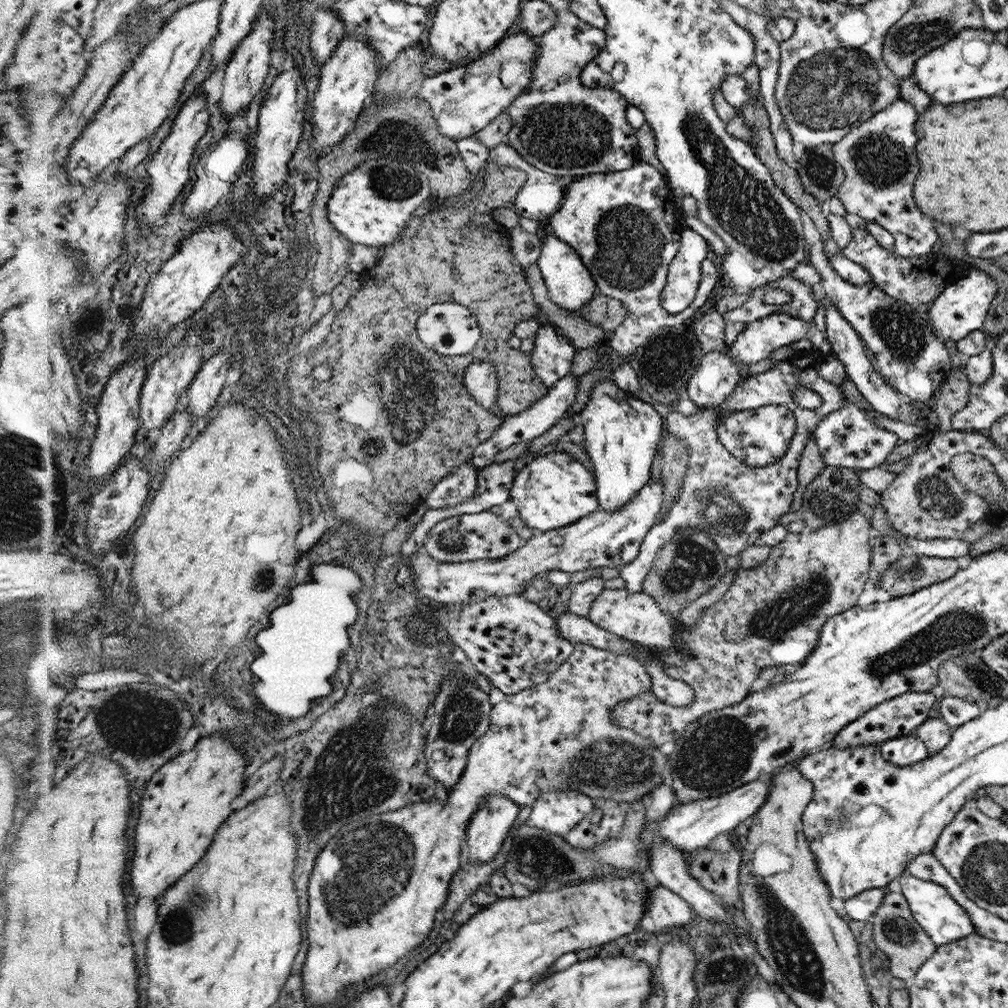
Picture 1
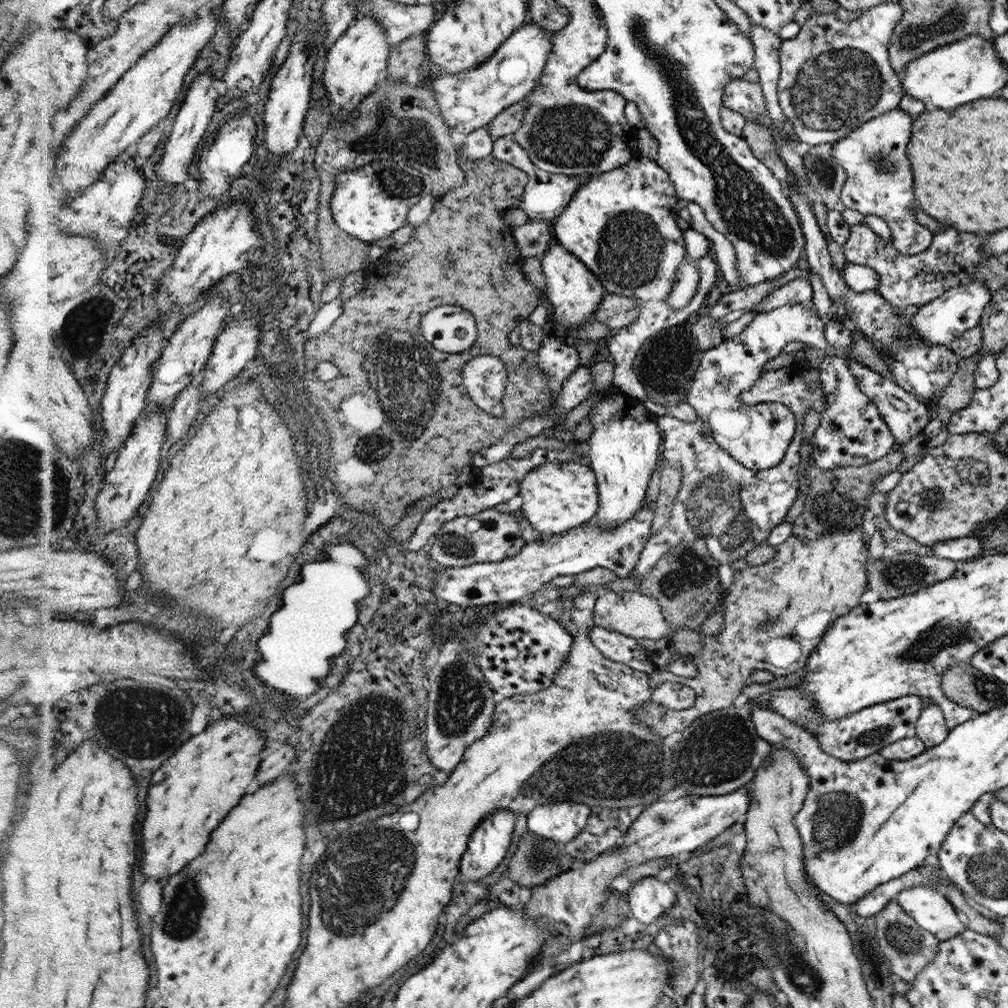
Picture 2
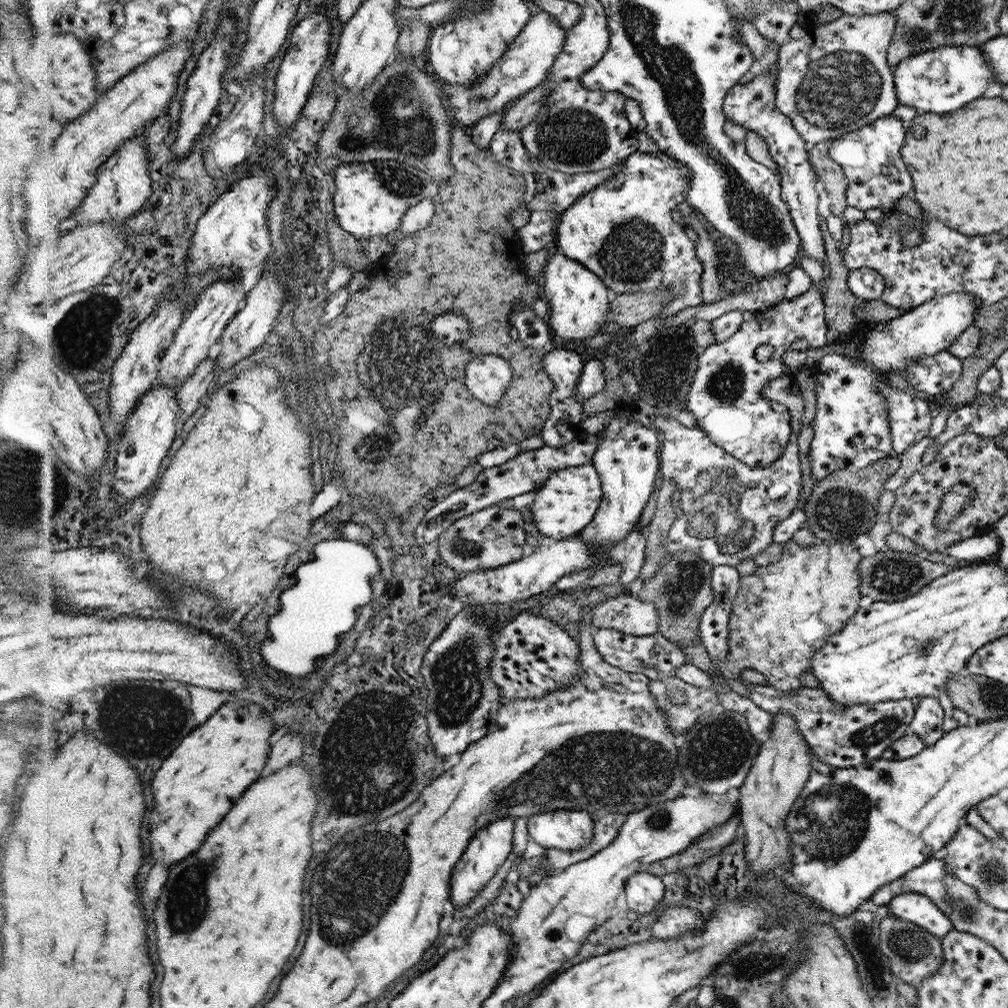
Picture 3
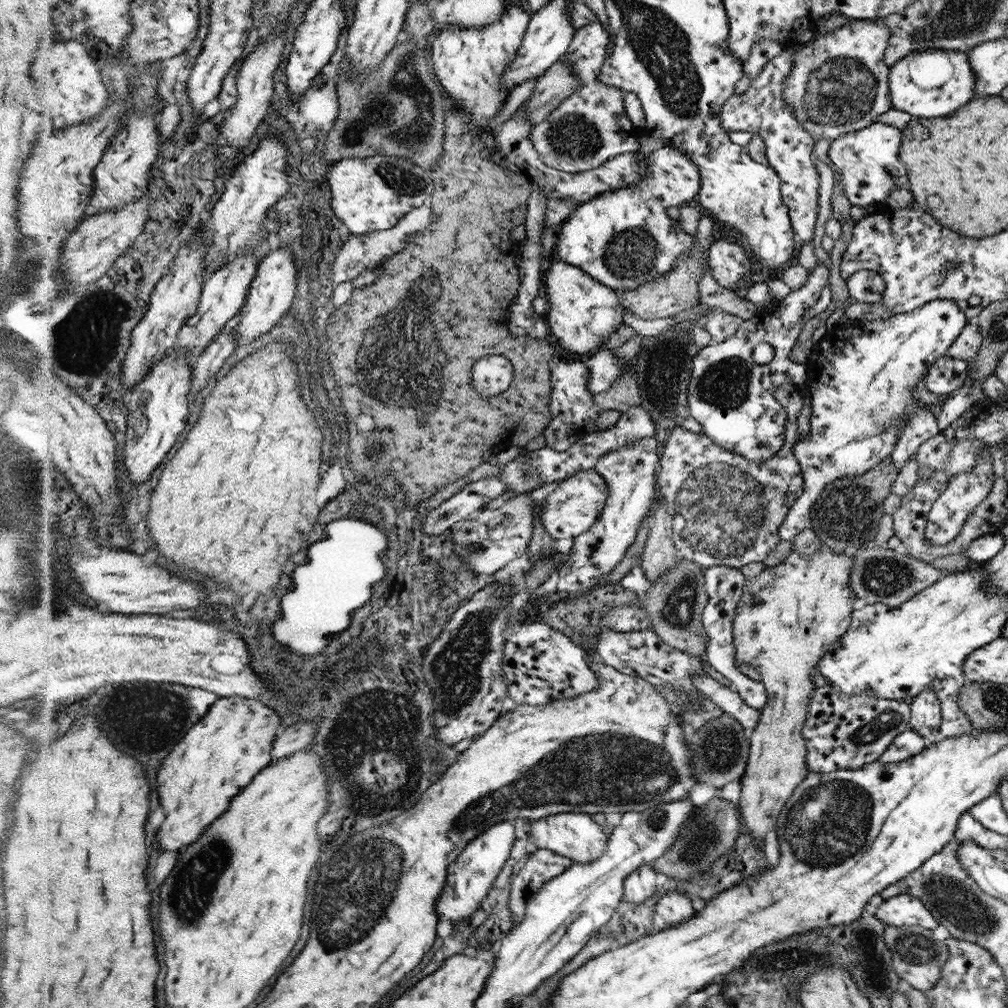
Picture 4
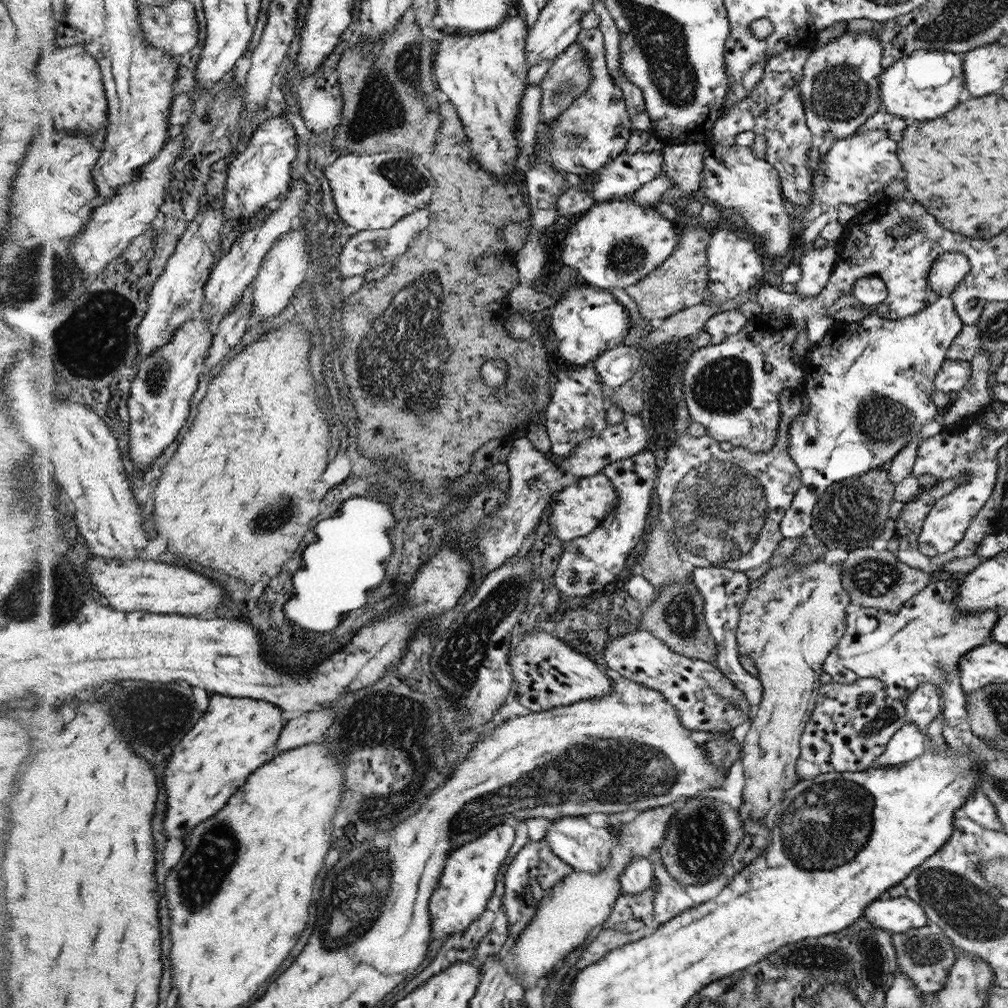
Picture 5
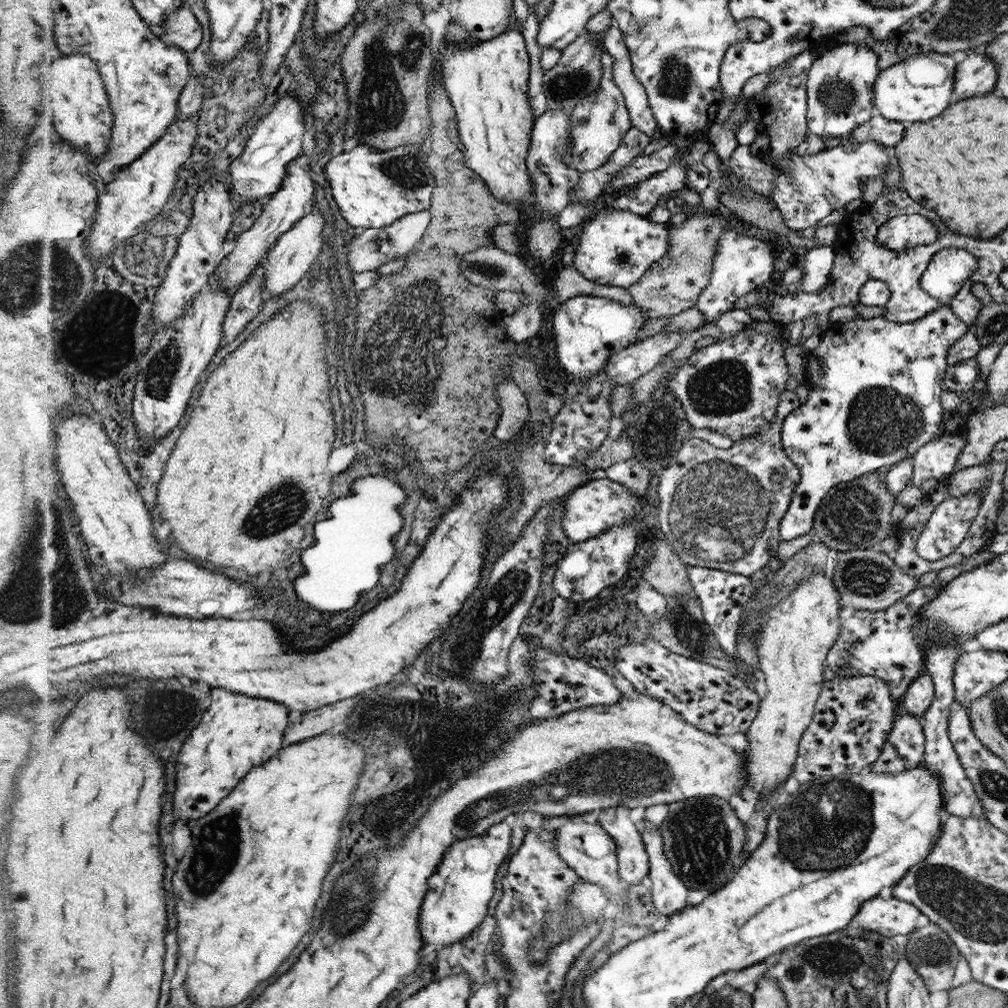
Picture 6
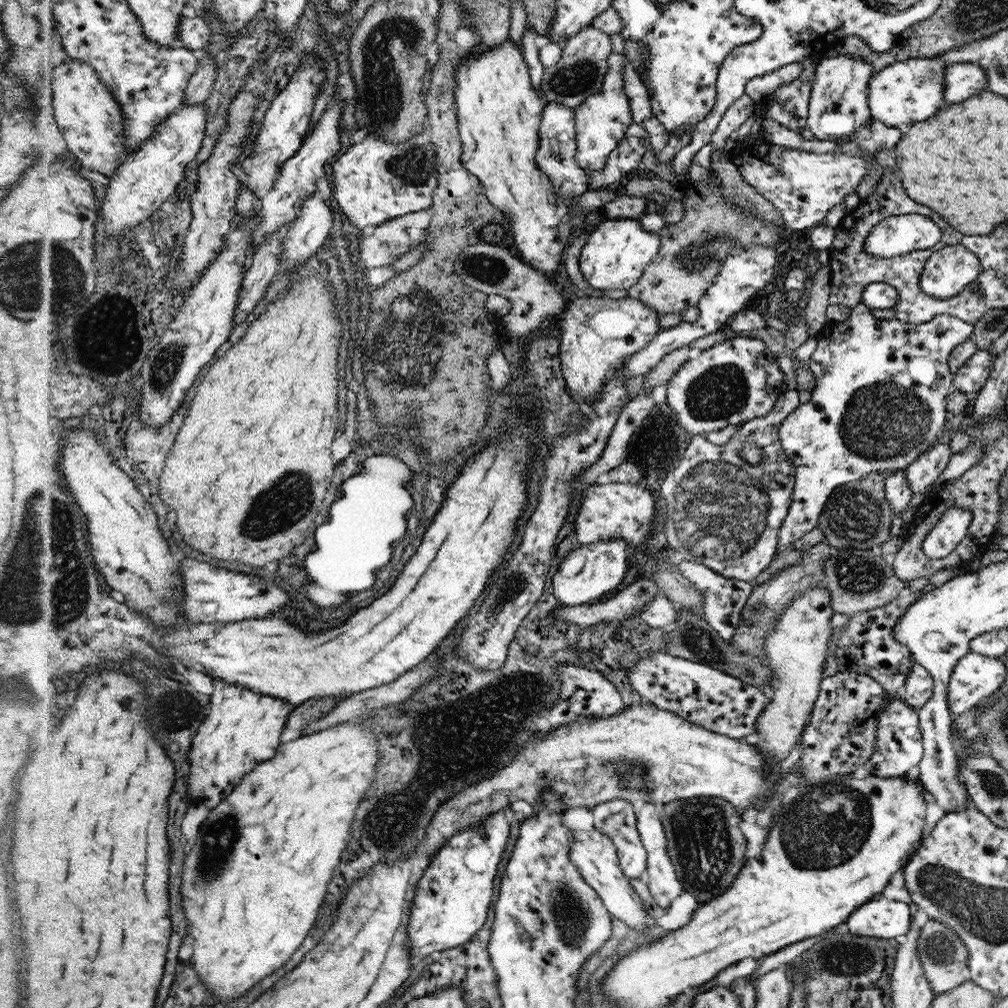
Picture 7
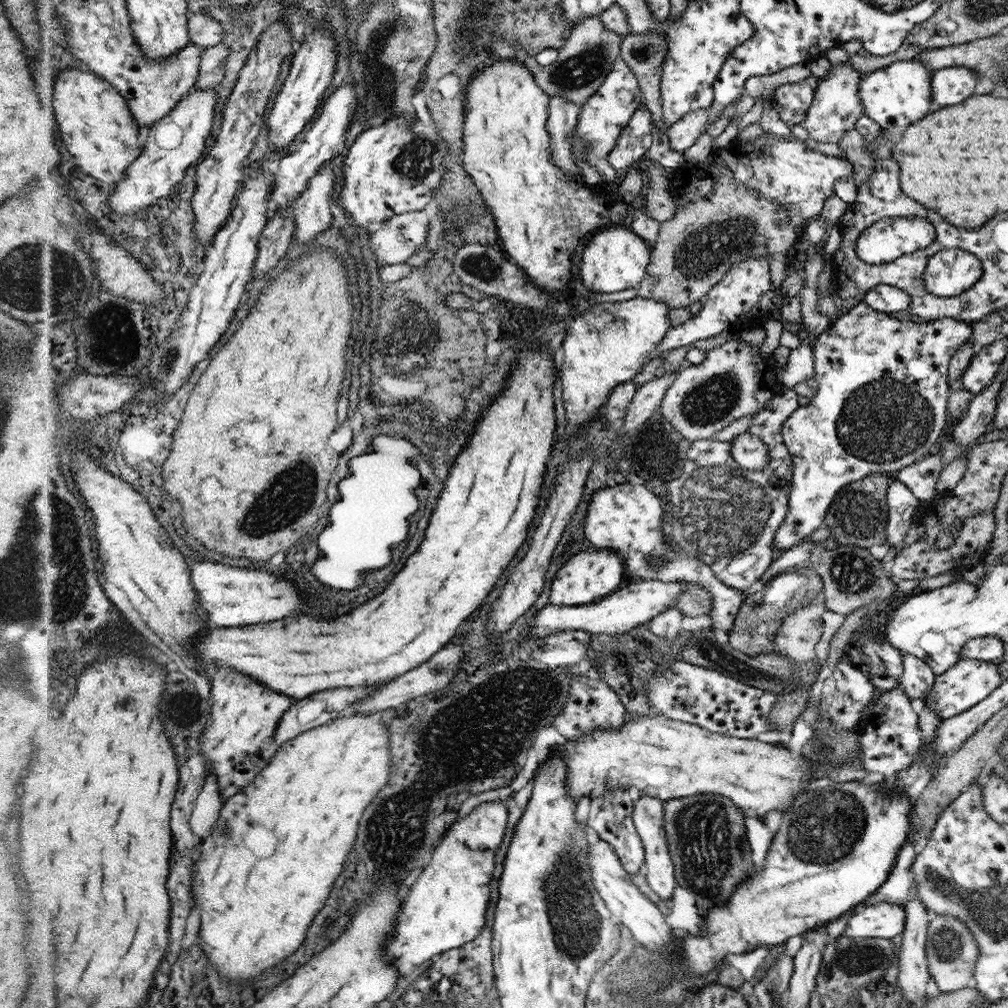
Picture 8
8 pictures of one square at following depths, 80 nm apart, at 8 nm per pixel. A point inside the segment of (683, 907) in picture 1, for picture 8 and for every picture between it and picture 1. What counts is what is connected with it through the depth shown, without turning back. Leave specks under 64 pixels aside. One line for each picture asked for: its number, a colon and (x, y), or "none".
2: (649, 898)
3: (643, 890)
4: (640, 885)
5: (638, 875)
6: (634, 862)
7: (616, 818)
8: (611, 816)

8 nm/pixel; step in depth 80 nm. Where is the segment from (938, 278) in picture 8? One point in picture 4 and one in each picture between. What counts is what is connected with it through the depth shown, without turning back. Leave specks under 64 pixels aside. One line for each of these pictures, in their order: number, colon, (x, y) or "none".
4: (862, 375)
5: (869, 383)
6: (875, 386)
7: (947, 273)

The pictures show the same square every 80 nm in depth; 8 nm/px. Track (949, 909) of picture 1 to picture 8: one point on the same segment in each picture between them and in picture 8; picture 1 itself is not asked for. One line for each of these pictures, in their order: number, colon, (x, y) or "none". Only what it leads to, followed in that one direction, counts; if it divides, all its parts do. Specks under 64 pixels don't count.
2: (932, 910)
3: (916, 908)
4: (904, 910)
5: (891, 914)
6: (888, 917)
7: (887, 919)
8: (886, 919)

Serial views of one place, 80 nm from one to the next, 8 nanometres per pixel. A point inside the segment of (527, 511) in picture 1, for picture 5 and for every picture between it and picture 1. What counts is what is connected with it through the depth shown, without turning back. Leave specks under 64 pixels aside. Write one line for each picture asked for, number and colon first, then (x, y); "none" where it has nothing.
2: (558, 496)
3: (566, 503)
4: (573, 507)
5: (579, 508)

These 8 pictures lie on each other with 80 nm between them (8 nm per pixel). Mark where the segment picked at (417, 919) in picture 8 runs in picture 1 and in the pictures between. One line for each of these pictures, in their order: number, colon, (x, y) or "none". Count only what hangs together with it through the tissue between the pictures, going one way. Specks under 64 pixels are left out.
1: (489, 828)
2: (488, 845)
3: (489, 849)
4: (470, 879)
5: (467, 883)
6: (459, 894)
7: (453, 895)

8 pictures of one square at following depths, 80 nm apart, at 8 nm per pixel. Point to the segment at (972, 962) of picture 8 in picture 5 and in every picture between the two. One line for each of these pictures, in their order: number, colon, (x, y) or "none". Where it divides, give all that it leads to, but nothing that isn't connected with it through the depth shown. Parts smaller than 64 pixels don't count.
5: (925, 954)
6: (930, 949)
7: (943, 955)

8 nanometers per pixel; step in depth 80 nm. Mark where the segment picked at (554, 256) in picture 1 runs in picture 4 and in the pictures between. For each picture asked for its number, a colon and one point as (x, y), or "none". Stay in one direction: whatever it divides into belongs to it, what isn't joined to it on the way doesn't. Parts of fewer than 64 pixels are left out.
2: (574, 293)
3: (578, 301)
4: (582, 313)

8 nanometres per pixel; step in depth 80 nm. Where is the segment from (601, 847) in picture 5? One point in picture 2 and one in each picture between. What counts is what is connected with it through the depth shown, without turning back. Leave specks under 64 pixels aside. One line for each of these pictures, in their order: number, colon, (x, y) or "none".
2: (561, 821)
3: (562, 829)
4: (576, 835)

